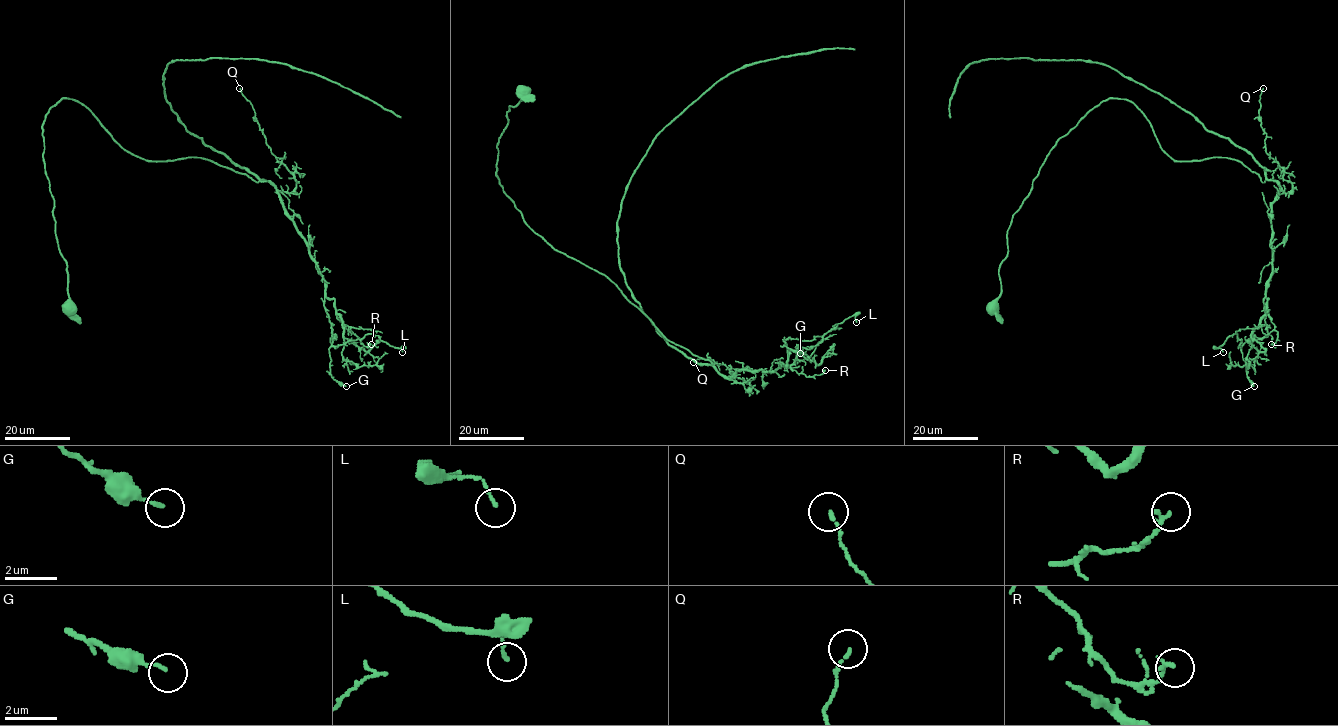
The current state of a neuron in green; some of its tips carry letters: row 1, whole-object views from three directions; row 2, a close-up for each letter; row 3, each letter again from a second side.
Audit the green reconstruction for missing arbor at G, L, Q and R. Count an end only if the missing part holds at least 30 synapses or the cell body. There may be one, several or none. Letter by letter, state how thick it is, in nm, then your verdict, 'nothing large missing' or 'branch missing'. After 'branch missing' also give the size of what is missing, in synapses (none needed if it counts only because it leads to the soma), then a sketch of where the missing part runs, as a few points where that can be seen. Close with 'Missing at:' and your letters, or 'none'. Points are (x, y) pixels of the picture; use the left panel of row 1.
G: 120 nm thick; nothing large missing
L: 120 nm thick; nothing large missing
Q: 130 nm thick; nothing large missing
R: 160 nm thick; nothing large missing
Missing at: none

